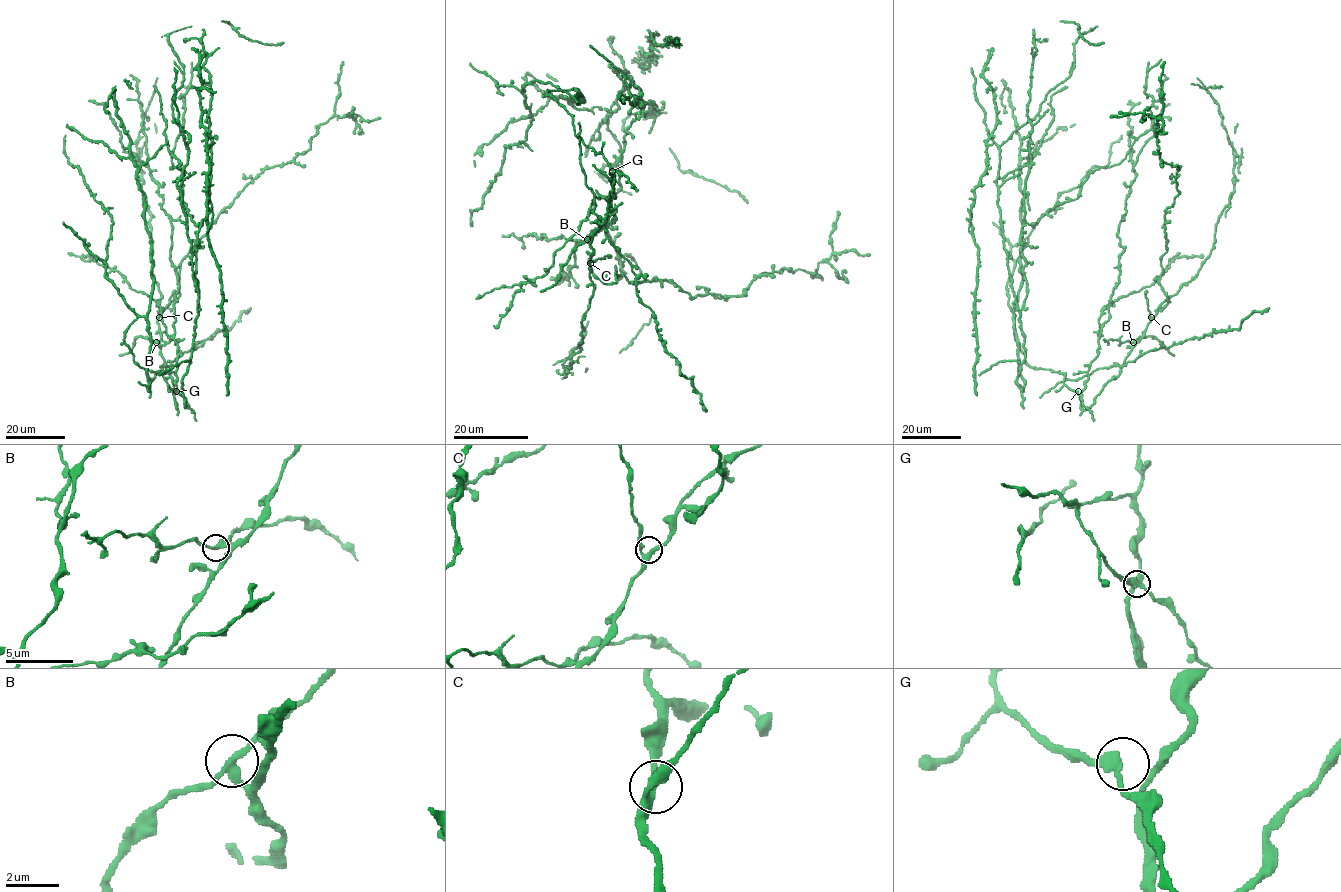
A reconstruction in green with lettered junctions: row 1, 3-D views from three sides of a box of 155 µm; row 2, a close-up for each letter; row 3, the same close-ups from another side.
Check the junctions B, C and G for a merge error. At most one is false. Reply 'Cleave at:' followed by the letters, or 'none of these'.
Cleave at: B

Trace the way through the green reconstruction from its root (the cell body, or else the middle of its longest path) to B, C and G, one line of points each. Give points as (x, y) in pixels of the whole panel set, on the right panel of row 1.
B: (1021, 245), (1014, 337), (1028, 365), (1063, 373), (1087, 410), (1118, 375), (1133, 342)
C: (1021, 245), (1016, 341), (1028, 365), (1064, 374), (1064, 384), (1080, 393), (1084, 410), (1118, 375), (1151, 317)
G: (1021, 245), (1021, 286), (1013, 312), (1016, 341), (1028, 365), (1059, 371), (1064, 374), (1064, 384), (1078, 391)

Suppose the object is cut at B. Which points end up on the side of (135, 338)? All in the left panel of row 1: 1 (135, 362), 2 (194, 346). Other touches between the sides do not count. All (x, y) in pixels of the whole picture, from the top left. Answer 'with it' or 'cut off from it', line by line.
1: cut off from it
2: cut off from it

